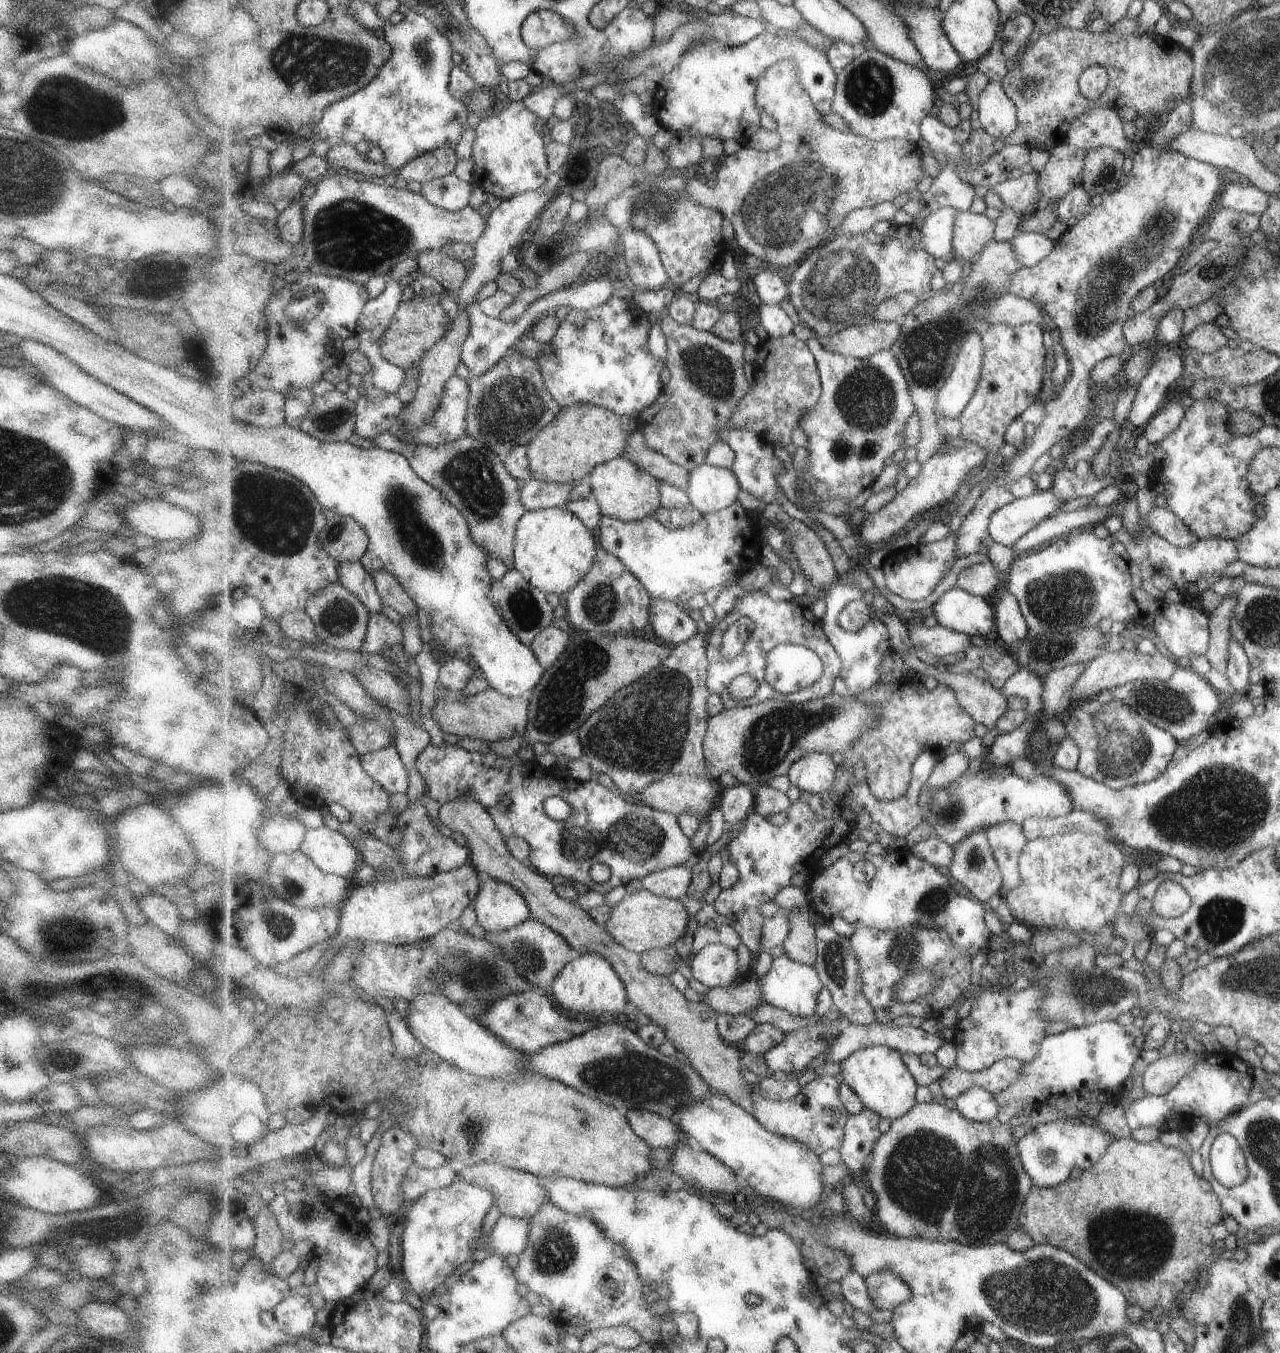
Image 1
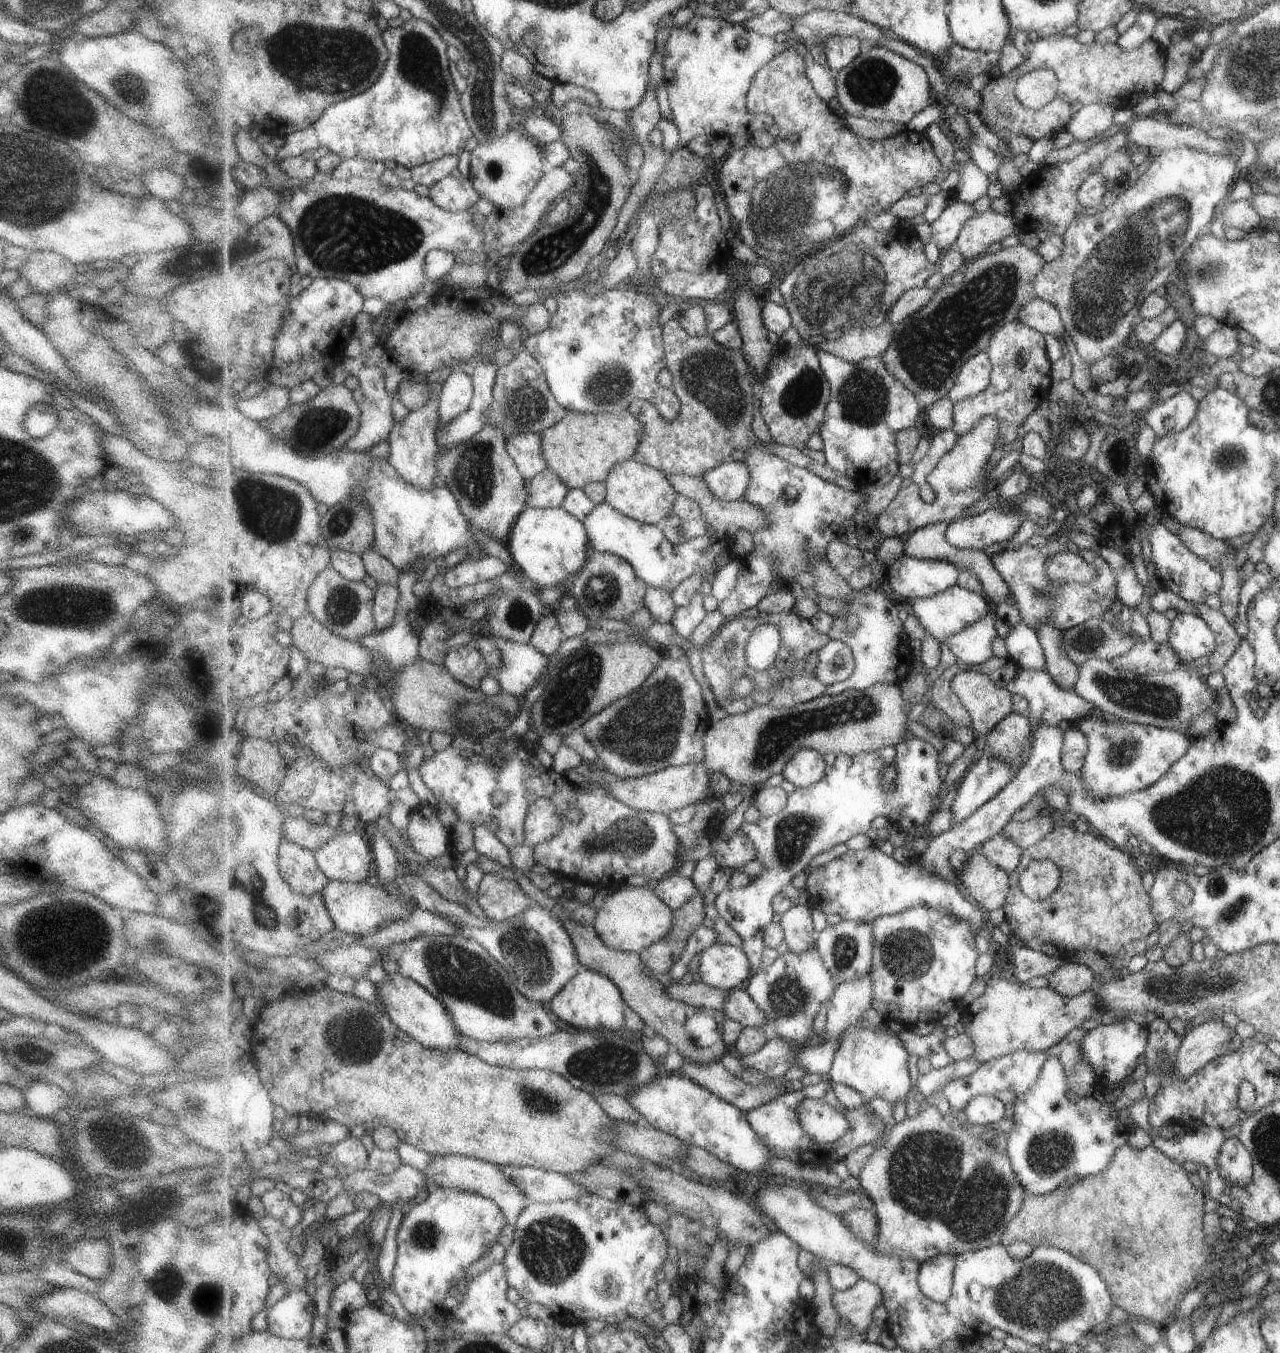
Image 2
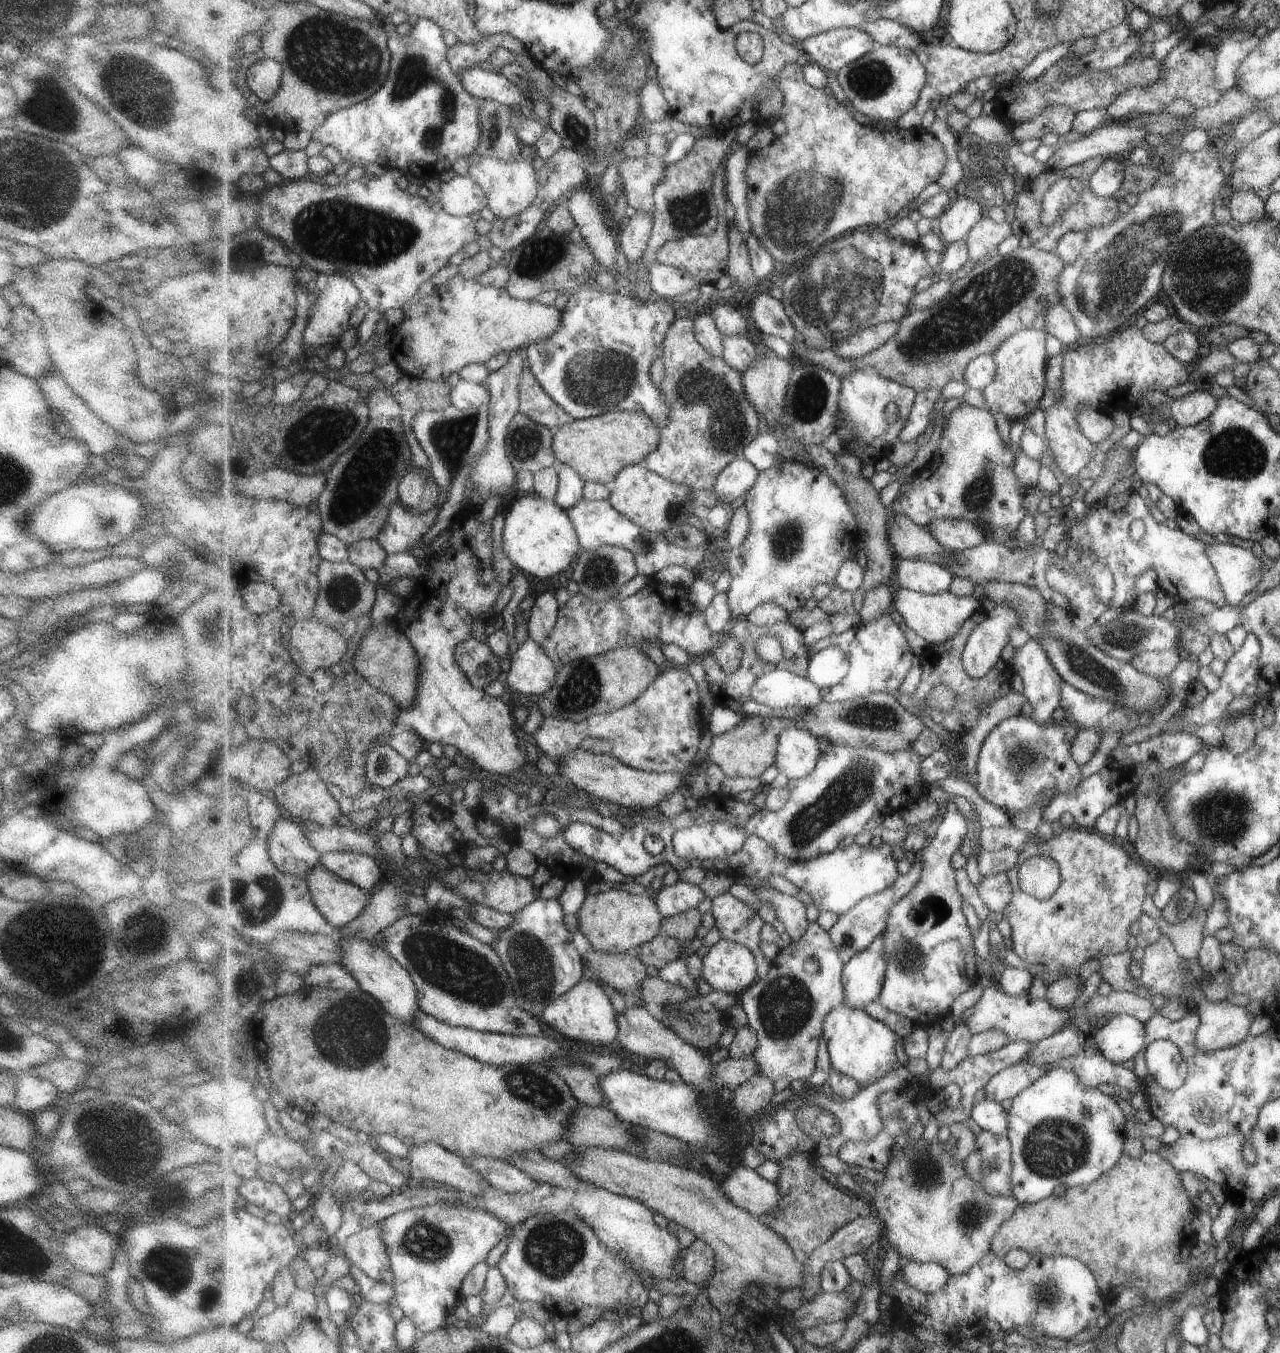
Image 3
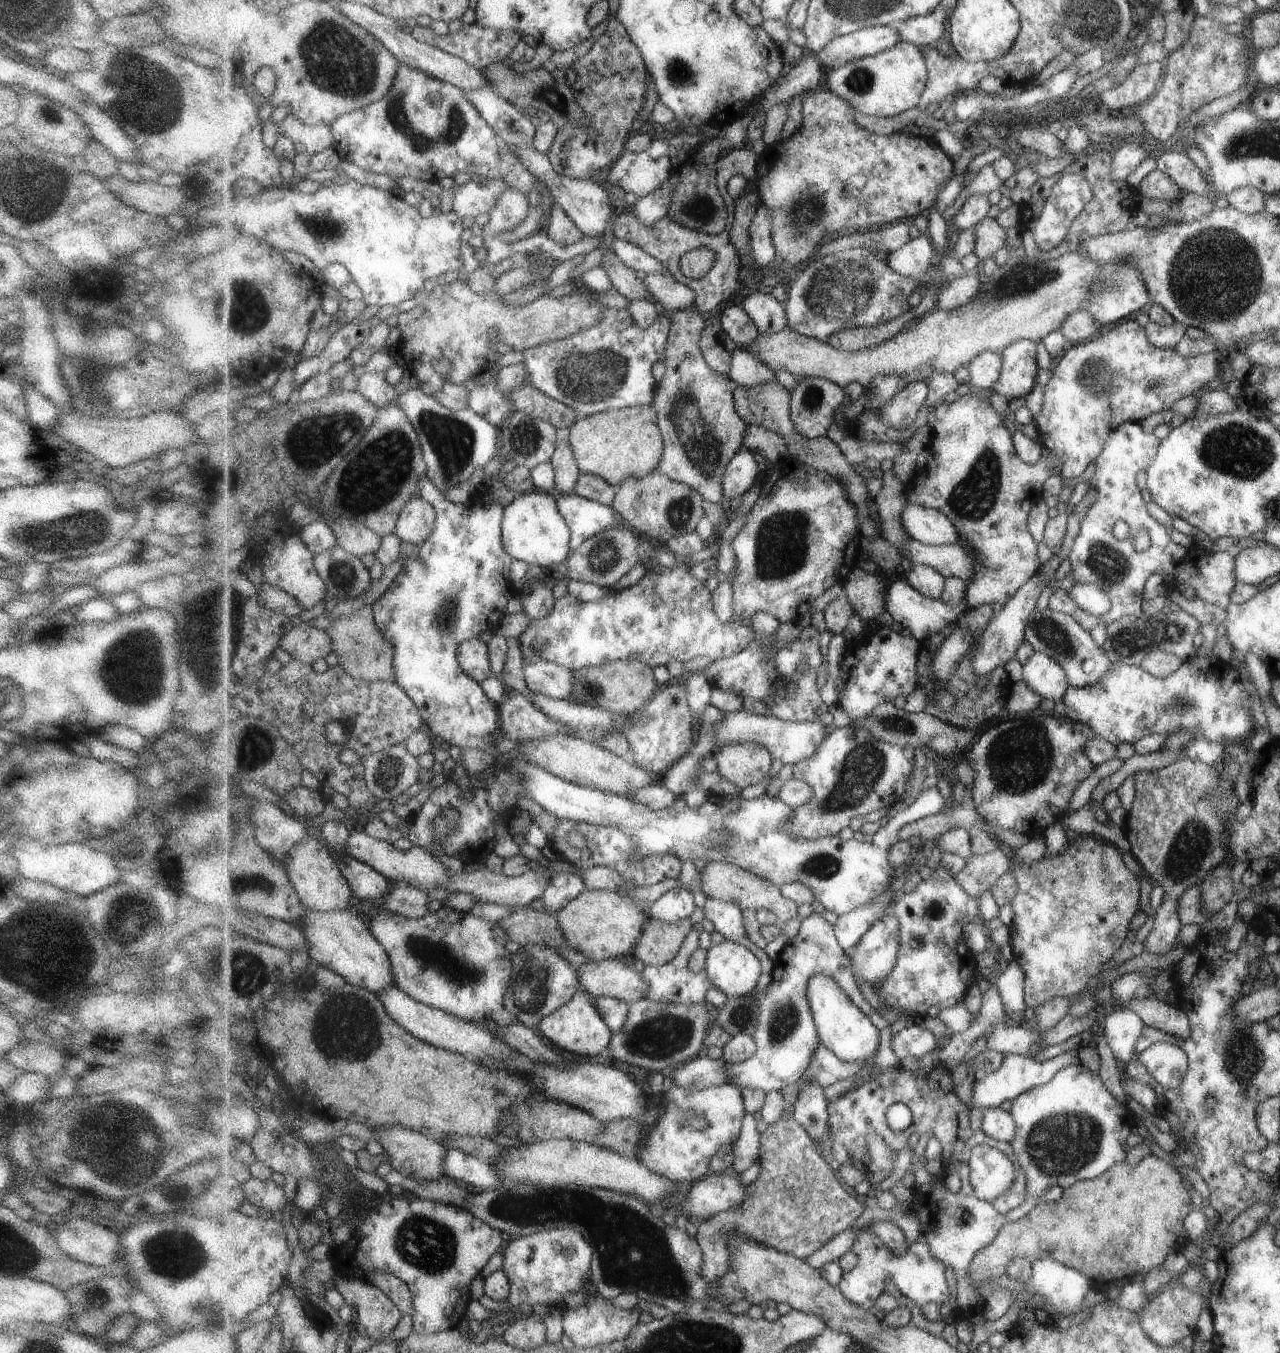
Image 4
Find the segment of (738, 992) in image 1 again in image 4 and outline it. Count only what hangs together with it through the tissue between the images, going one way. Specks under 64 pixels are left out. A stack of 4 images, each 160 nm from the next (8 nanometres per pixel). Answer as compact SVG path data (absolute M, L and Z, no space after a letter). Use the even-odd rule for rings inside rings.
M623 959L589 961L580 969L581 988L596 998L614 997L635 1004L649 996L649 982Z

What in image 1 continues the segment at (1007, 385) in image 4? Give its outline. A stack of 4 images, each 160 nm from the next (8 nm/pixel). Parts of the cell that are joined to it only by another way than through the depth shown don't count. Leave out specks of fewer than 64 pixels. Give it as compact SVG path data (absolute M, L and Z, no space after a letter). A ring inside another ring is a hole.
M995 323L982 334L986 361L979 388L959 416L962 426L960 436L966 442L976 442L983 446L992 458L999 456L999 450L1008 443L1006 434L1009 426L1029 406L1041 402L1039 394L1045 382L1045 362L1051 341L1048 339L1048 331L1035 323Z

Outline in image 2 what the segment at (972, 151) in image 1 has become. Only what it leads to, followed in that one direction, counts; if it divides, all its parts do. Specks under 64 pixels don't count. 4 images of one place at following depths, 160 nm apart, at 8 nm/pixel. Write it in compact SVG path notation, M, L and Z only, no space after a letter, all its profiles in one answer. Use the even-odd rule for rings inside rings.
M1062 33L1039 38L1030 45L1026 59L1009 74L992 77L992 81L983 88L983 104L979 114L986 125L1004 141L1015 135L1025 135L1034 141L1042 138L1055 138L1058 132L1065 130L1067 123L1085 105L1105 103L1119 108L1133 108L1141 100L1153 95L1160 89L1160 80L1164 76L1165 48L1150 38L1139 48L1124 51L1118 44L1081 44L1075 37ZM1035 69L1055 71L1059 79L1057 96L1040 109L1026 107L1016 95L1018 80Z

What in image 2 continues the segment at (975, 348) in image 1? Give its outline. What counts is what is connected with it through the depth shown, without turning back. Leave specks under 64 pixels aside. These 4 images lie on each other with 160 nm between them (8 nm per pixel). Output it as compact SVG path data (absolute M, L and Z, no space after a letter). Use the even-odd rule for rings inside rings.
M980 352L962 366L958 381L948 397L958 403L961 399L975 396L990 385L991 377L992 362L989 353Z

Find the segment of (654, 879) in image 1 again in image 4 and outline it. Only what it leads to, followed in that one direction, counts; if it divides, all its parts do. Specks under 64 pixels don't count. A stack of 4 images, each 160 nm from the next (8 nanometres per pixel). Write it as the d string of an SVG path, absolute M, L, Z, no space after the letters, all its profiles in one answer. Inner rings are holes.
M678 887L667 892L649 909L649 914L663 922L675 922L689 918L697 910L695 896L689 889Z

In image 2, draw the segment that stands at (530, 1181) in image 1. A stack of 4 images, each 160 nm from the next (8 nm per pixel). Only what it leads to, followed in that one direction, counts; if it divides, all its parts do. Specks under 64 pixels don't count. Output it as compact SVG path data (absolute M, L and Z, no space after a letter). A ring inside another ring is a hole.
M437 1155L432 1158L432 1161L427 1165L427 1168L424 1168L423 1172L435 1186L472 1192L491 1199L502 1207L502 1211L506 1215L506 1222L512 1225L518 1221L518 1216L523 1212L523 1209L530 1204L522 1188L506 1174L503 1168L481 1159L461 1155Z

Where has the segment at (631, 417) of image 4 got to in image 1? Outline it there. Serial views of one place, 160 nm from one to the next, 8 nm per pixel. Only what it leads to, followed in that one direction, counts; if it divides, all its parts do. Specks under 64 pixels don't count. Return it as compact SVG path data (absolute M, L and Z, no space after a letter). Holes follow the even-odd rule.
M591 403L562 408L555 420L527 445L532 478L543 482L584 482L597 466L623 456L631 433L639 430L637 416L619 416Z

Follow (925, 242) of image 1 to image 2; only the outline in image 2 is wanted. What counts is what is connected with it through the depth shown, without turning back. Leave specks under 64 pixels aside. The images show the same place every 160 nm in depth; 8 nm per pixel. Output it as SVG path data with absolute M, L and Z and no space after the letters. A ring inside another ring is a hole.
M953 200L931 224L933 241L941 253L949 251L959 238L965 223L978 212L972 204Z

